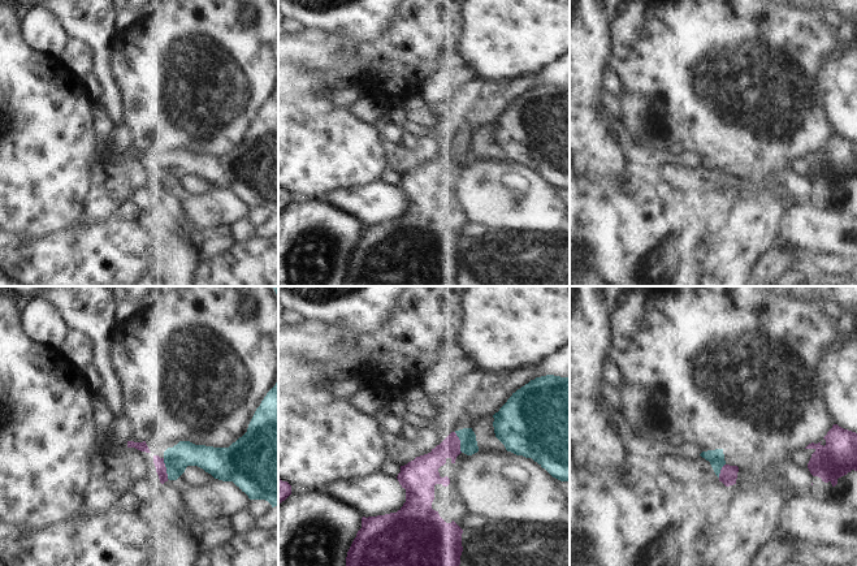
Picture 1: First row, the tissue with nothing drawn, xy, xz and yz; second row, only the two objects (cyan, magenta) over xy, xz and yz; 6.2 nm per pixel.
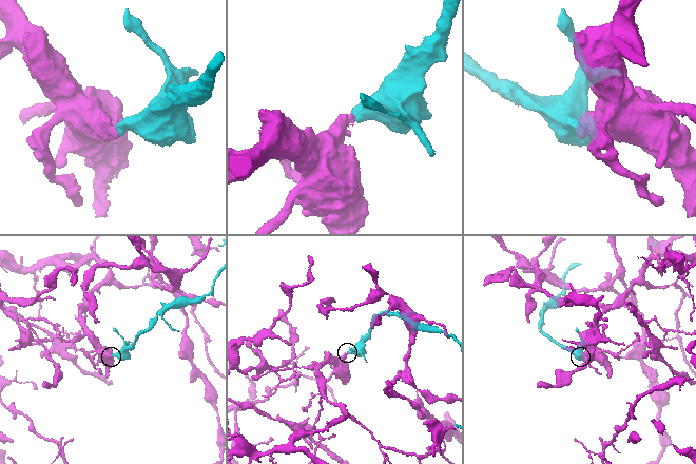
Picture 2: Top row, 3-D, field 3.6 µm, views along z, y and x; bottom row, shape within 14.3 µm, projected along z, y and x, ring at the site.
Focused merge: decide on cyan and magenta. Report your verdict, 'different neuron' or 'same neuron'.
same neuron

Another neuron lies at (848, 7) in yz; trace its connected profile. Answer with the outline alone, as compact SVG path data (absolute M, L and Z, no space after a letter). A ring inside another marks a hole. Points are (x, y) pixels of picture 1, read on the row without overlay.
M815 0L819 8L837 7L850 22L857 20L857 0Z

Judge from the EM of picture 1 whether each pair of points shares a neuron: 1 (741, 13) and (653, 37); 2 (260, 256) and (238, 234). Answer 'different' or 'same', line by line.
1: same
2: different

